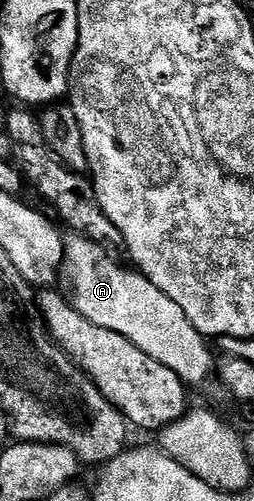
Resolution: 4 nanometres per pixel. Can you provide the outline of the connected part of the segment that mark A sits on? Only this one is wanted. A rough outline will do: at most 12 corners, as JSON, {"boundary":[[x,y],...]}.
{"boundary":[[65,238],[74,309],[187,386],[207,338],[156,283],[97,241]]}

